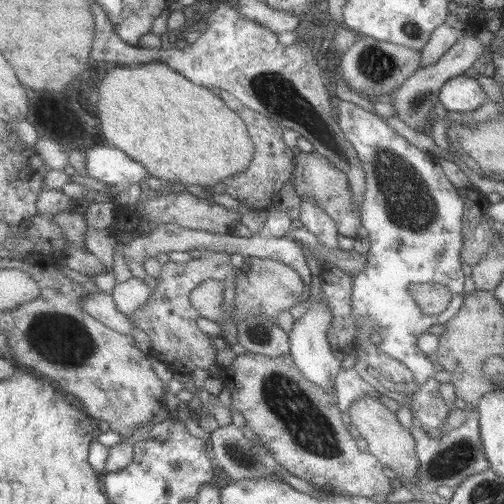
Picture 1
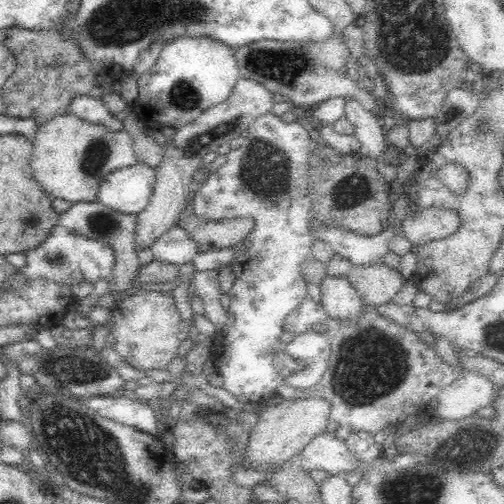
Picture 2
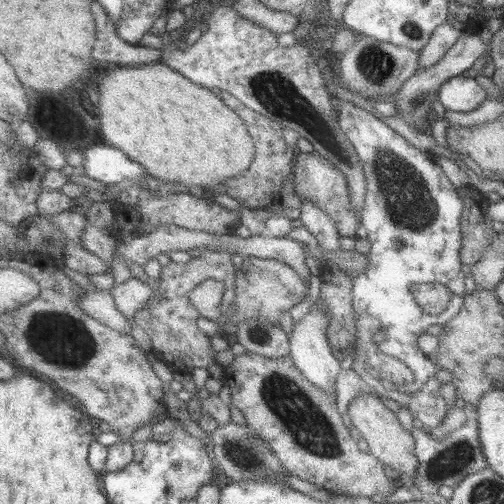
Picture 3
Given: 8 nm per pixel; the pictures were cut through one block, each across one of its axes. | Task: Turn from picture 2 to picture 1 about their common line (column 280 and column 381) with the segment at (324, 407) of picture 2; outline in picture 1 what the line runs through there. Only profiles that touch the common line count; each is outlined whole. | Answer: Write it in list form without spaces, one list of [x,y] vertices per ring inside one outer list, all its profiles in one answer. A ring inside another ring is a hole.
[[[365,396],[365,398],[359,398],[359,402],[351,404],[349,416],[351,416],[351,422],[355,424],[355,428],[361,432],[361,436],[369,444],[369,452],[375,454],[387,468],[393,468],[399,474],[399,480],[409,478],[413,482],[413,486],[417,486],[419,468],[421,468],[417,440],[407,428],[401,426],[397,414],[391,412],[383,402],[379,402],[379,398]]]

